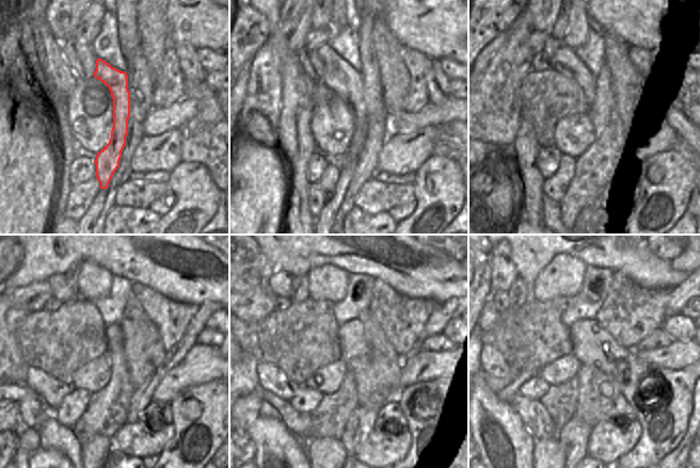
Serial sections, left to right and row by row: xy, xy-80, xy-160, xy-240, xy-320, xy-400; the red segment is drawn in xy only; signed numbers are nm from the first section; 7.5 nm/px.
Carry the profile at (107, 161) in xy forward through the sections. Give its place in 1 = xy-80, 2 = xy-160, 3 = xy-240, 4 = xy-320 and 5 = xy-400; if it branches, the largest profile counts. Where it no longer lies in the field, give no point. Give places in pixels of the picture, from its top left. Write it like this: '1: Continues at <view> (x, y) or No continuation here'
1: Continues at xy-80 (346, 82)
2: Continues at xy-160 (563, 60)
3: Continues at xy-240 (61, 290)
4: Continues at xy-320 (291, 283)
5: Continues at xy-400 (504, 274)

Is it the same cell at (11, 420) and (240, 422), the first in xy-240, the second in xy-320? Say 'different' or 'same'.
same

